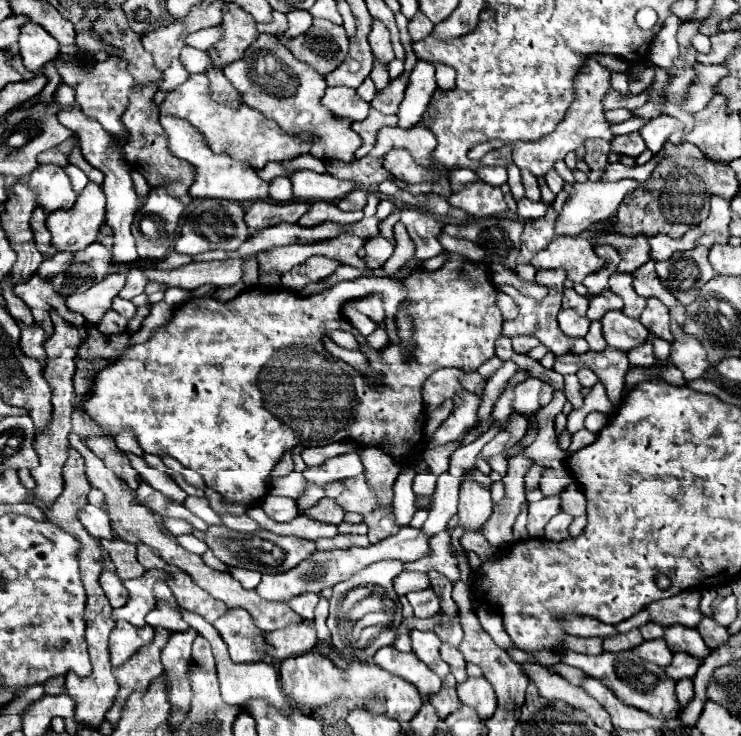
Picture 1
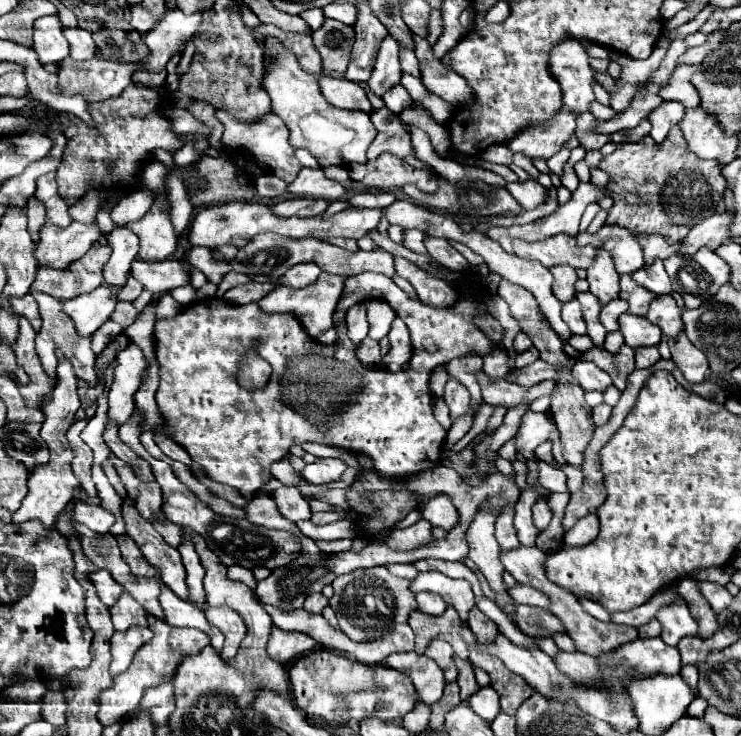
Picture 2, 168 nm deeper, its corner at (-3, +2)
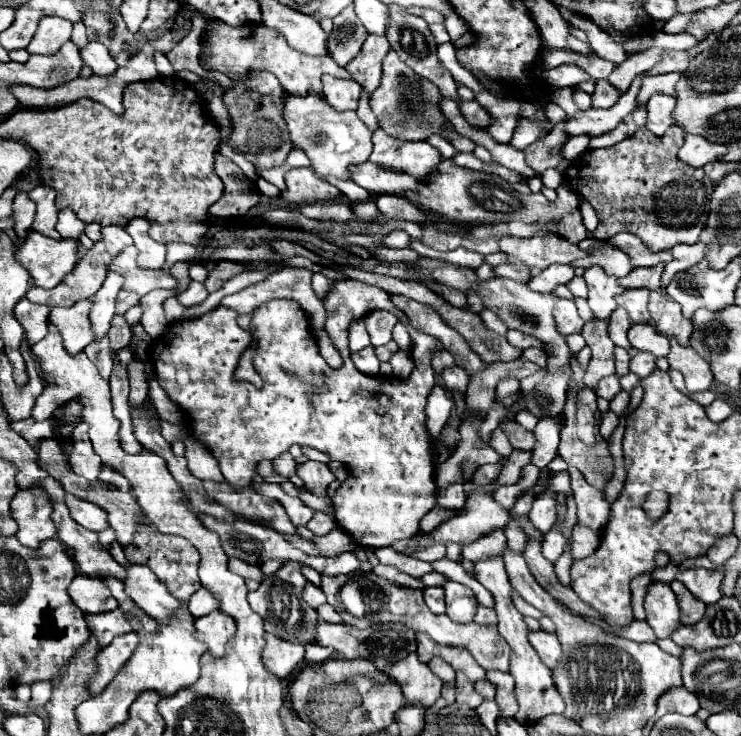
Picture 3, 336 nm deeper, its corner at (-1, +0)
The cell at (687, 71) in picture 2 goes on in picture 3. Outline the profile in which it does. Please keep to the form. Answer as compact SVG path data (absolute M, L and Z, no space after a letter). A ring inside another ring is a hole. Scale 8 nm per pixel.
M659 74L659 76L645 76L645 80L641 82L641 92L637 94L637 104L647 104L649 96L653 92L661 92L661 94L675 94L675 84L679 80L679 74Z

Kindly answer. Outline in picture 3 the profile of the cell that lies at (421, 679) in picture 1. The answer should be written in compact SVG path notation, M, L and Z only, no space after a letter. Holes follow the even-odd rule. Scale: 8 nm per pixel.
M417 654L399 660L387 670L387 674L401 686L407 704L421 704L429 708L441 696L443 682L429 670L427 664L419 662Z

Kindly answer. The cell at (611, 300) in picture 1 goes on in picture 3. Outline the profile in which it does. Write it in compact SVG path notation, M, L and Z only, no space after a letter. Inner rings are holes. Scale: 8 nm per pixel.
M617 308L617 310L611 314L611 318L609 318L609 336L611 336L611 340L613 340L617 346L621 346L621 348L625 348L627 352L633 354L633 346L631 346L629 340L627 340L627 330L629 330L629 328L631 328L631 320L629 320L625 308Z

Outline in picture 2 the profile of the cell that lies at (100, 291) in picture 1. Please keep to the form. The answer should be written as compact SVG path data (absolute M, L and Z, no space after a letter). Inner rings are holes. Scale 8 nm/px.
M101 284L93 292L65 300L63 304L65 312L73 318L77 332L83 336L91 336L103 322L111 318L111 312L115 310L115 286Z

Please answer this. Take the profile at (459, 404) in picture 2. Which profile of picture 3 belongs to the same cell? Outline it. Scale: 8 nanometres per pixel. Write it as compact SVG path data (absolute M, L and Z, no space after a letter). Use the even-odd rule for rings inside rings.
M453 366L453 368L445 368L441 372L441 382L447 390L456 390L465 394L469 378L467 372L461 368L461 366Z

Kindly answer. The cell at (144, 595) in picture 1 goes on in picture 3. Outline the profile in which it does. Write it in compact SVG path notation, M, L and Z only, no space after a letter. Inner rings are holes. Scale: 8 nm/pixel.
M119 608L105 612L105 614L85 614L85 622L87 622L91 634L95 636L99 648L109 646L115 636L121 636L121 634L127 634L133 630L131 624L127 622L125 614Z

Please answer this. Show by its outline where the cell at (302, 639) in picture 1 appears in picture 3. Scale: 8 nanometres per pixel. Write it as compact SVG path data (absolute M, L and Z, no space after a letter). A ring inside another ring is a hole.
M265 634L265 648L261 652L261 660L265 668L275 674L277 678L285 678L293 672L293 668L303 662L305 646L281 640L273 634Z

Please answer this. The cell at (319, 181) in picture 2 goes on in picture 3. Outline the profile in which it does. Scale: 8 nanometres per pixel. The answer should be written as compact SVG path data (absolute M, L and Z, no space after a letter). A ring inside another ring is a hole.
M297 168L285 174L287 188L281 198L289 204L311 204L311 202L331 202L339 196L339 190L329 182L321 180L313 168Z

